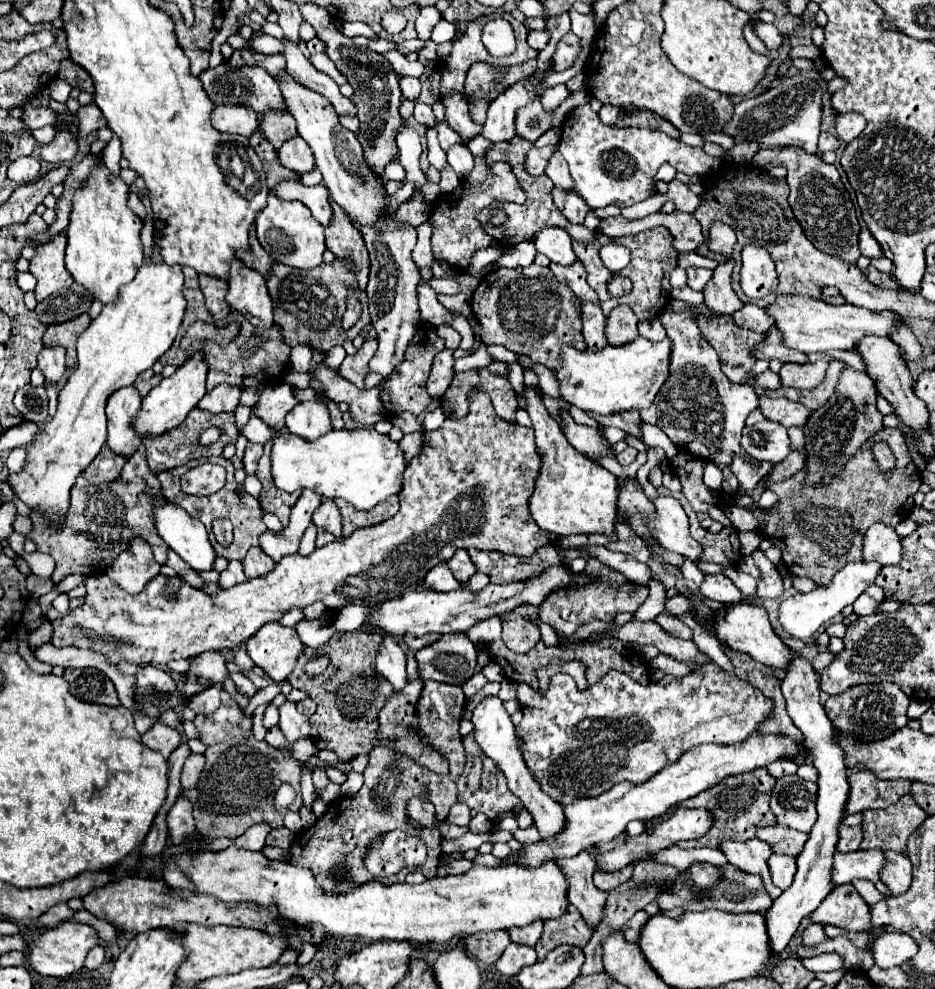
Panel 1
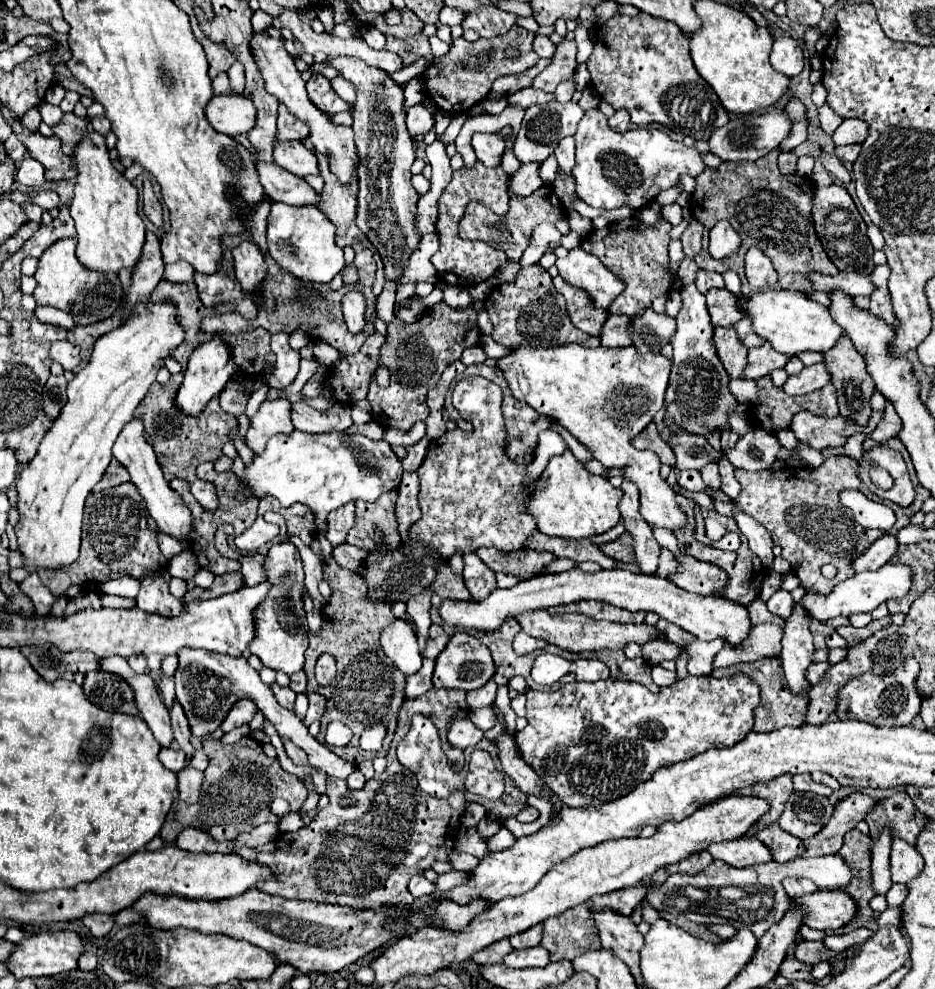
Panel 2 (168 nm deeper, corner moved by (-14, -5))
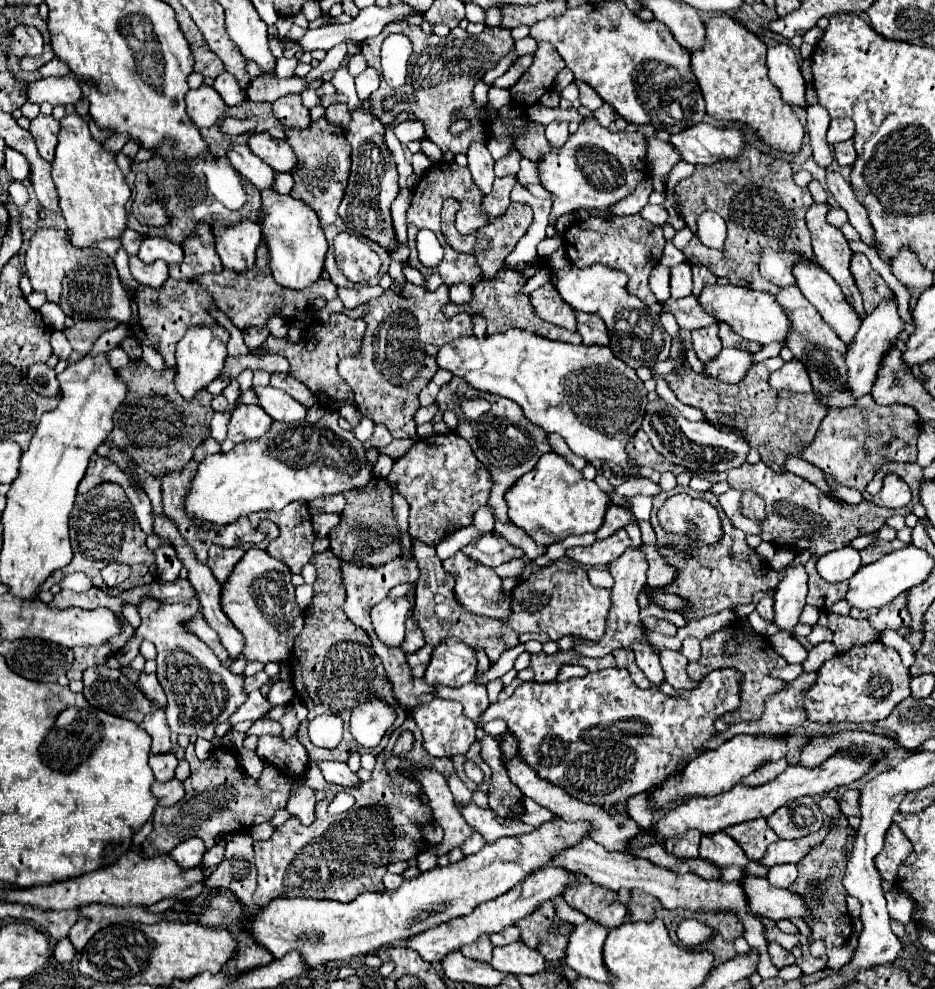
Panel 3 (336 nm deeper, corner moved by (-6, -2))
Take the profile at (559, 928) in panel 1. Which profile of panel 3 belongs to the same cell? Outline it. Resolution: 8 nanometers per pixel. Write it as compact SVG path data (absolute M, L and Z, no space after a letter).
M553 902L543 904L543 908L527 916L527 920L519 920L519 928L521 942L537 948L545 956L545 960L557 962L565 958L565 948L573 932L573 924L557 918Z

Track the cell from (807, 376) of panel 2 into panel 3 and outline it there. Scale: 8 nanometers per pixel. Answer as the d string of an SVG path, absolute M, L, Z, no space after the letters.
M789 360L785 366L771 374L769 384L775 390L789 390L789 392L811 392L811 380L807 374L807 368L799 360Z

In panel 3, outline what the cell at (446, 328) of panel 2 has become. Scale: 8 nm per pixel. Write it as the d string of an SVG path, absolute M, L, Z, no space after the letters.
M405 284L405 286L391 286L383 296L371 300L369 314L365 316L367 330L361 344L361 350L353 358L345 358L339 362L339 374L343 380L353 388L357 408L363 416L371 416L375 424L385 424L393 438L409 438L415 436L415 422L413 416L419 410L419 392L425 388L425 384L433 378L437 372L437 352L443 344L449 344L455 338L461 336L473 336L473 318L467 312L461 312L453 318L447 318L443 314L443 306L447 306L449 300L449 286L439 286L433 292L427 292L421 286Z

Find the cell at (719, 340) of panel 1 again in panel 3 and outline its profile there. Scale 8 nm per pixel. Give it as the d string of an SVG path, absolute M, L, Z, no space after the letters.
M717 324L701 328L701 330L695 330L691 334L693 334L693 350L695 350L695 354L699 356L699 360L703 364L711 362L721 352L723 346L721 346Z

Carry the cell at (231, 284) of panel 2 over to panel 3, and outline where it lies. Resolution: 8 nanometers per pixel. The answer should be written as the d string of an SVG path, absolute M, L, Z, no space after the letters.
M199 224L197 232L183 242L185 260L183 264L169 266L169 276L183 282L193 282L195 274L223 272L223 264L215 250L215 236L209 224Z

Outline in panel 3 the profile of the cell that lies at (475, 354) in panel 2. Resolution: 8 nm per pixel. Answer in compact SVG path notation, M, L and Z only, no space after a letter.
M511 328L505 334L463 338L445 344L437 354L439 368L463 376L473 388L517 402L525 416L545 432L557 432L587 462L603 460L633 468L625 444L641 428L647 388L637 372L613 356L607 346L573 346Z

